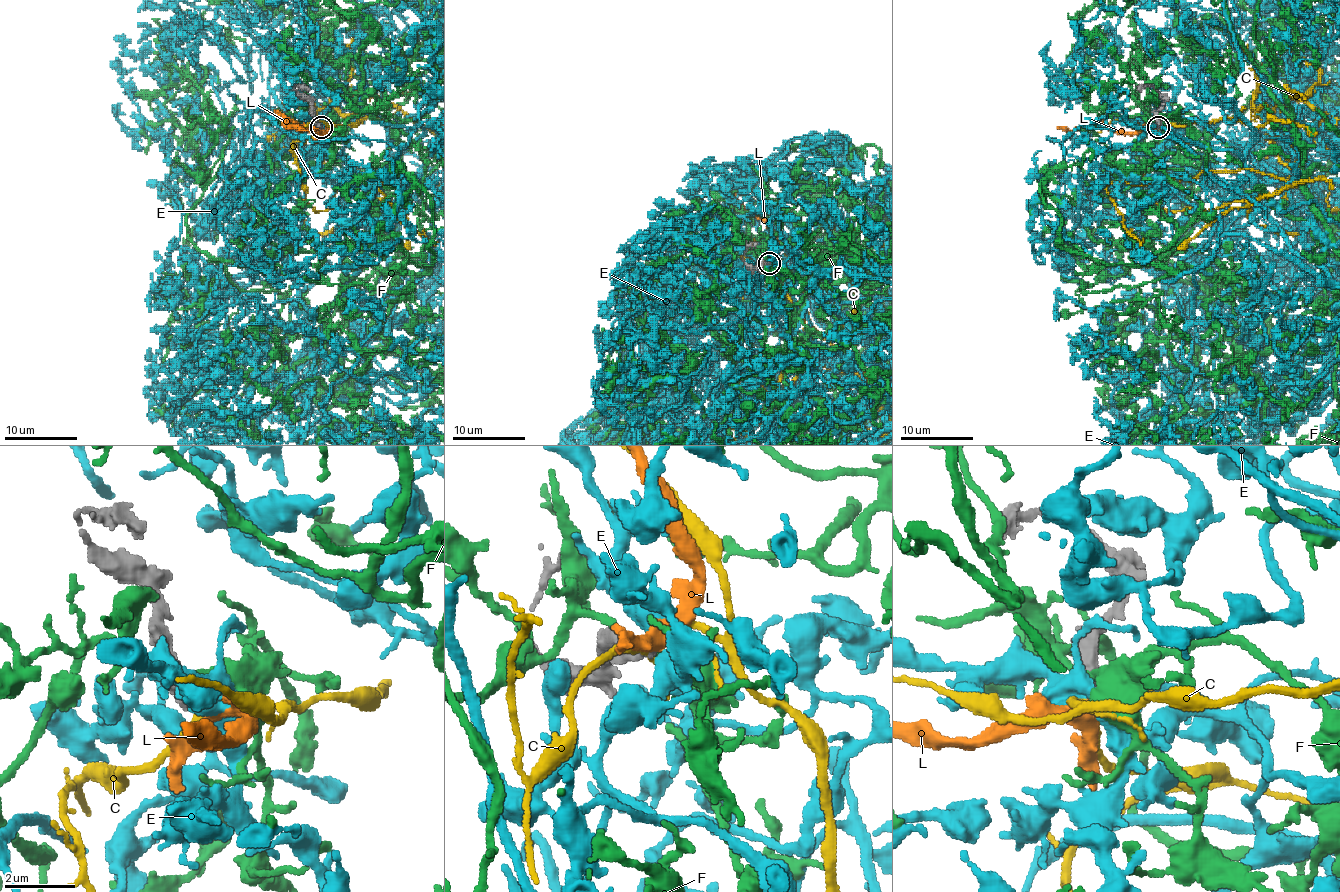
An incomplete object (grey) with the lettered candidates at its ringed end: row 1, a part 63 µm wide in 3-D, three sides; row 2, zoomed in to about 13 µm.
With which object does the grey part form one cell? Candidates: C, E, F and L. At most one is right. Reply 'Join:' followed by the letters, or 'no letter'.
Join: L

